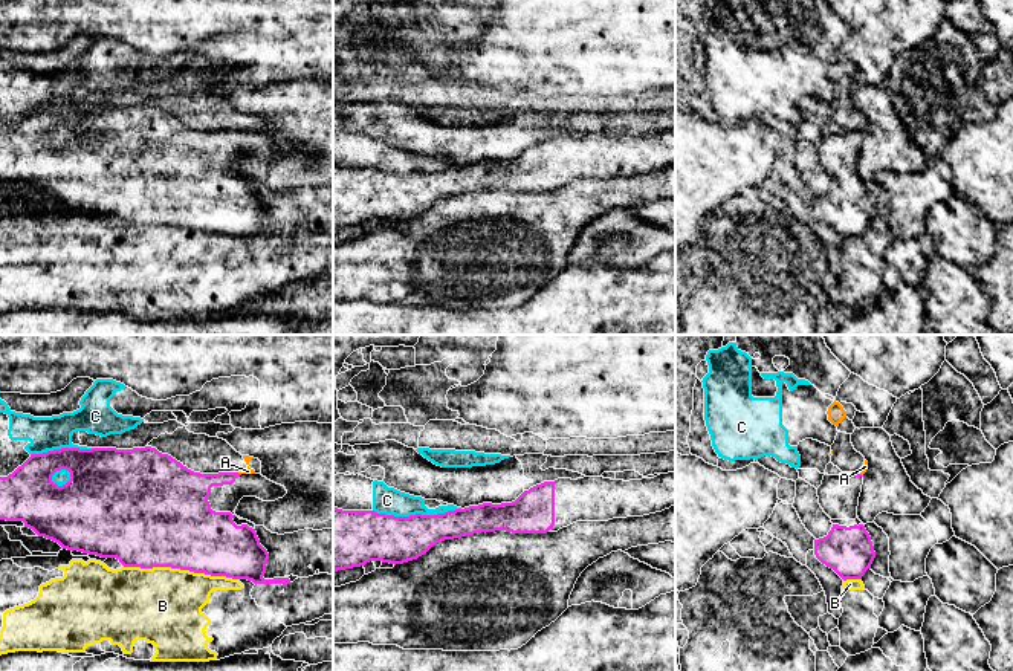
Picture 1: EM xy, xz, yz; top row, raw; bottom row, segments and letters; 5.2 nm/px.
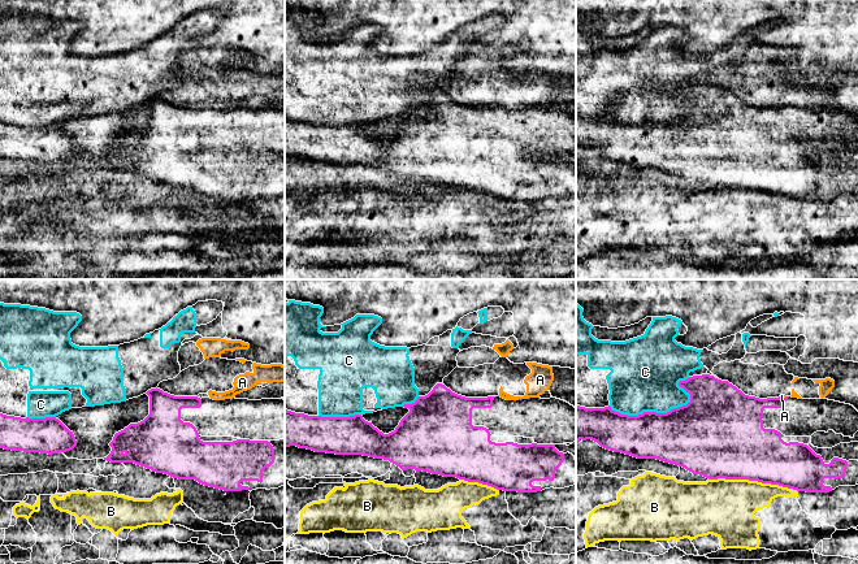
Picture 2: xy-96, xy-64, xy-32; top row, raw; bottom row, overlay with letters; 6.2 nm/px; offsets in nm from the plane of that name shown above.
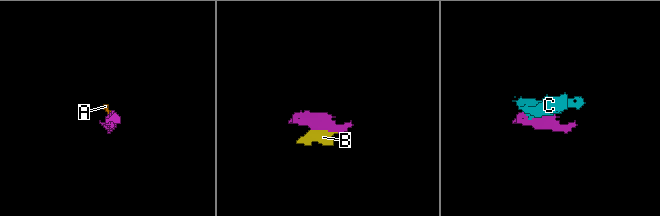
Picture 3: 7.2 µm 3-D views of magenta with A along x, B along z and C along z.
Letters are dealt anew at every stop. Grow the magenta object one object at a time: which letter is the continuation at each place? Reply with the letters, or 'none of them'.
none of them

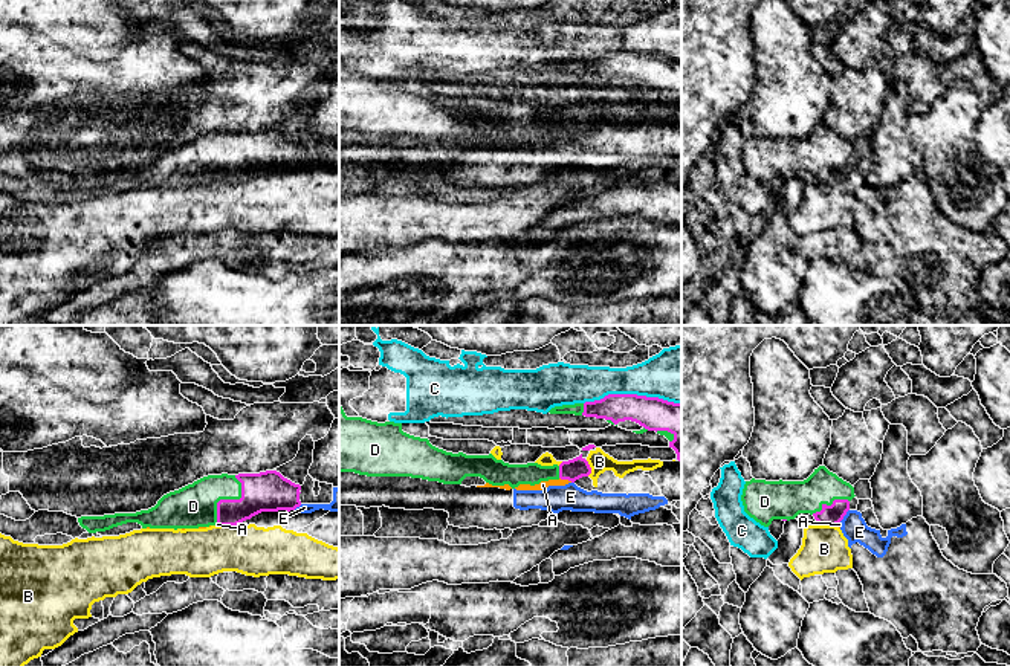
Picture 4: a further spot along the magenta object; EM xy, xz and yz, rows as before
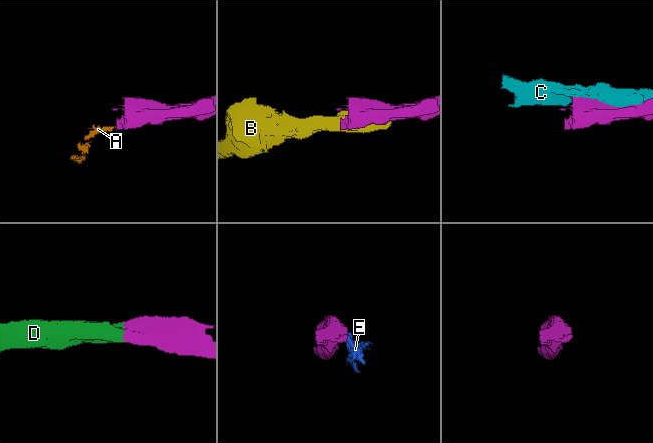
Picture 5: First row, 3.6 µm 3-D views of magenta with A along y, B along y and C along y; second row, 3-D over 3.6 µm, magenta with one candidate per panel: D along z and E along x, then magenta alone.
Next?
D

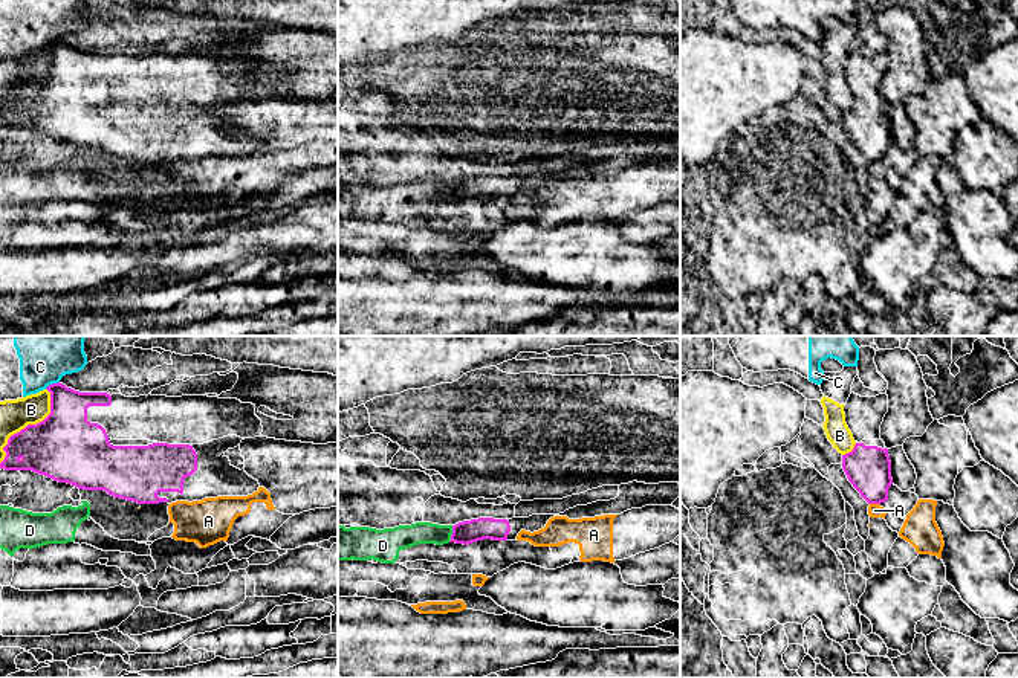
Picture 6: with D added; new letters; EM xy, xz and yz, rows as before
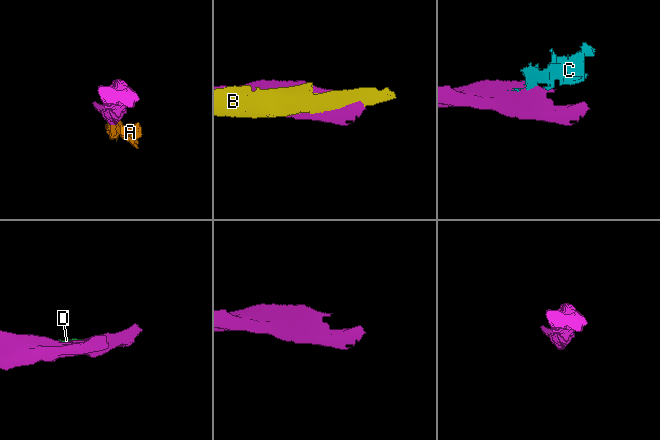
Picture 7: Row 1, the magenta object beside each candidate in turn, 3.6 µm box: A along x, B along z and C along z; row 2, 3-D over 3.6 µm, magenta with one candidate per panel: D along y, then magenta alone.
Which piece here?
none of them

